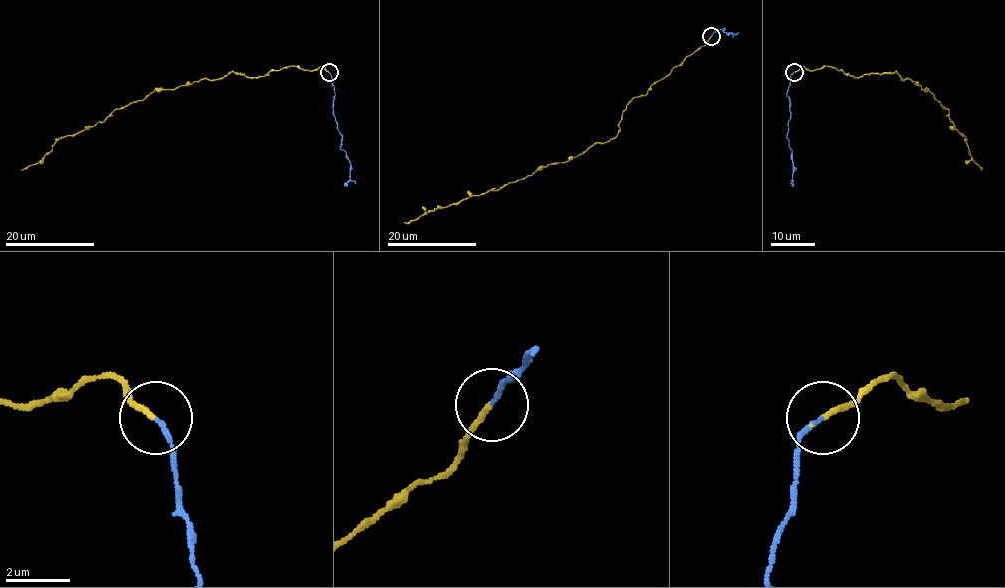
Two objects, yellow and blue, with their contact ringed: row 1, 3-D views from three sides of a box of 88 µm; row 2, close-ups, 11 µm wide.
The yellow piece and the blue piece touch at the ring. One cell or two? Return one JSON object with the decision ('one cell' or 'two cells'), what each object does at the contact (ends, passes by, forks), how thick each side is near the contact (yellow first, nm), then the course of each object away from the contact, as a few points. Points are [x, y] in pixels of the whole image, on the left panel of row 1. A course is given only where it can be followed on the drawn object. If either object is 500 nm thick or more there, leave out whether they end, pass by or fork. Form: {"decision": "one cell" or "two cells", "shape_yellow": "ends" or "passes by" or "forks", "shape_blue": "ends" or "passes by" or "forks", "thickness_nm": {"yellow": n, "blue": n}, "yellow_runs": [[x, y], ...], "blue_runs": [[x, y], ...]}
{"decision": "two cells", "shape_yellow": "ends", "shape_blue": "ends", "thickness_nm": {"yellow": 170, "blue": 130}, "yellow_runs": [[329, 72], [323, 67], [289, 66], [262, 77], [232, 71], [155, 89], [103, 121], [60, 138], [21, 170]], "blue_runs": [[329, 72], [335, 95], [333, 116], [342, 136], [341, 148], [350, 164], [350, 180], [344, 186]]}

